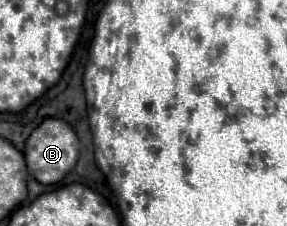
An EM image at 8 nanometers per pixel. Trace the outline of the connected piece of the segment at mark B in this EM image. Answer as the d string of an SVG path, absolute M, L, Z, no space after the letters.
M46 117L28 137L26 141L26 149L24 149L24 157L28 163L28 171L32 177L36 177L36 181L44 183L44 185L52 185L58 183L74 165L78 159L78 137L74 133L74 129L62 121L62 119L52 119Z

